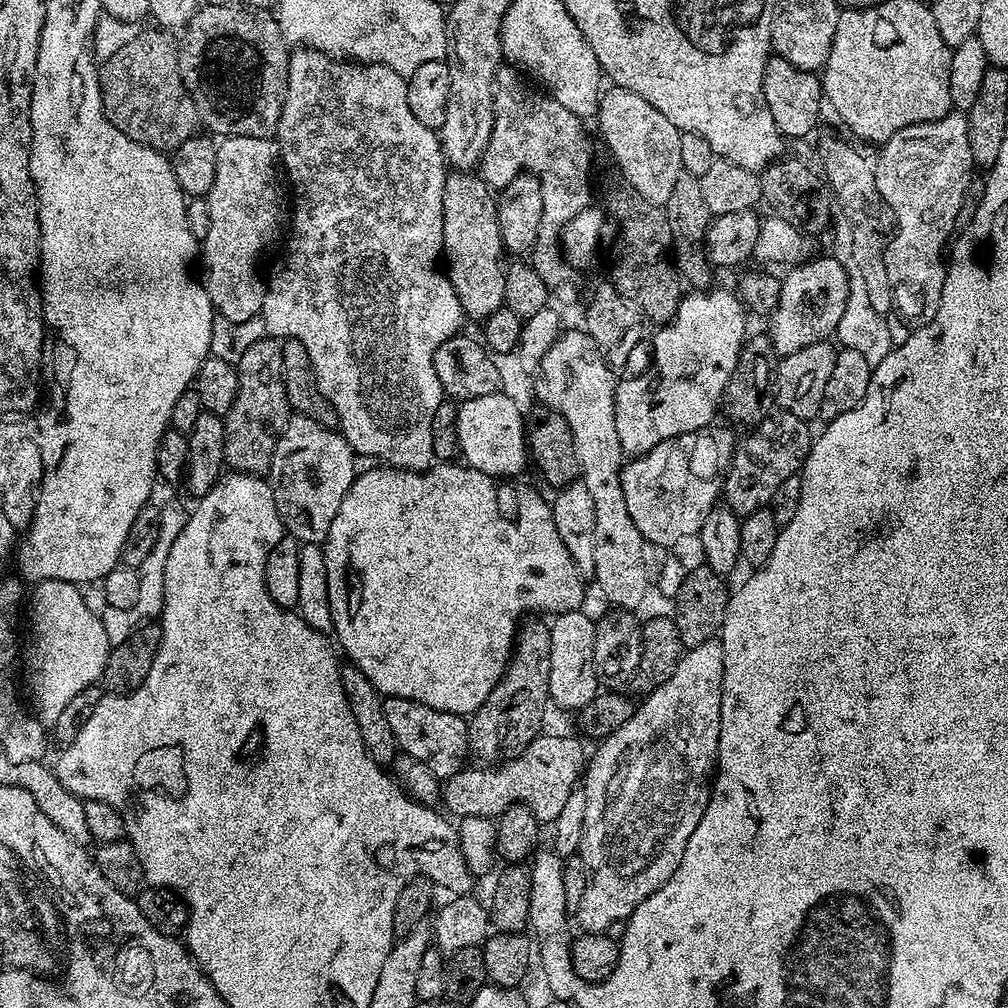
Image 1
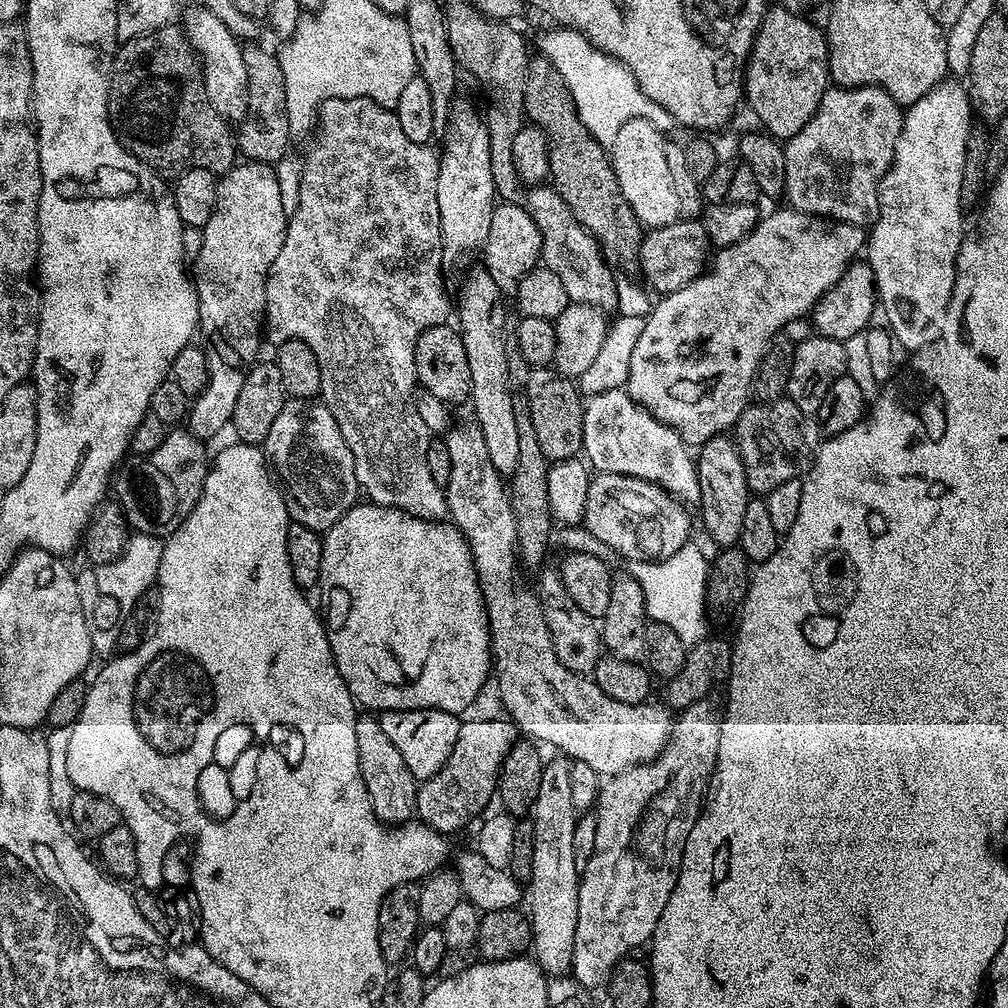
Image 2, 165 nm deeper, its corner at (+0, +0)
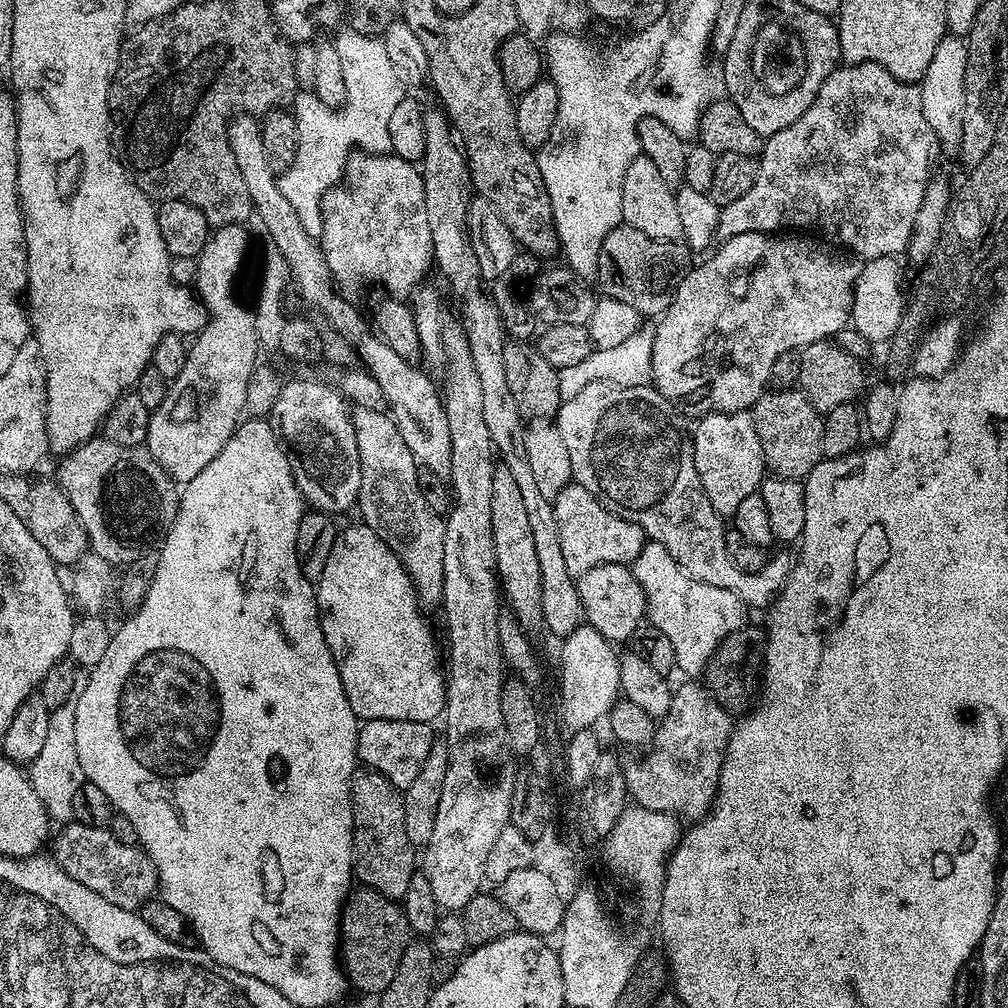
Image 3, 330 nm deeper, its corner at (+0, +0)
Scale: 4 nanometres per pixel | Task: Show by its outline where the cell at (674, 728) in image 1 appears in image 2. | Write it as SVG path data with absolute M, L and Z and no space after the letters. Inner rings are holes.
M711 699L698 700L689 708L683 709L675 717L672 726L672 737L668 740L666 747L660 751L649 764L639 764L628 768L622 774L605 779L600 789L600 796L596 799L594 815L596 817L596 833L594 834L594 854L586 862L586 866L579 873L580 889L578 890L578 922L574 933L573 958L570 971L571 978L577 980L584 988L603 989L607 985L611 974L620 960L629 954L635 953L635 948L640 948L649 943L658 926L658 918L662 918L662 910L666 910L666 902L670 902L670 894L678 882L678 874L682 866L682 854L686 850L686 838L690 838L690 830L694 830L694 822L700 816L700 809L704 807L706 793L712 778L712 771L716 769L718 758L718 738L720 737L720 721L722 719L718 708L712 705Z

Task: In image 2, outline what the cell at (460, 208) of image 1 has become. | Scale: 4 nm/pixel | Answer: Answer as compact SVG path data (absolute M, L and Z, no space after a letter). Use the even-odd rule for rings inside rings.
M478 266L464 280L460 288L460 305L455 305L454 312L460 315L458 331L461 336L462 346L465 347L466 362L470 368L470 407L471 415L476 425L482 430L482 442L486 442L486 454L490 454L490 462L494 464L494 470L501 477L511 477L514 466L518 464L518 425L514 419L514 398L512 397L512 379L510 378L510 366L508 354L510 351L510 336L504 333L504 327L508 324L508 316L504 313L504 300L500 297L501 285L496 284L494 278L484 266Z

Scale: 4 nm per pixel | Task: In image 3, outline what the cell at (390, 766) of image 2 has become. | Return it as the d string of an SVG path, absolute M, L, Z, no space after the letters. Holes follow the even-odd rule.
M360 770L352 777L352 806L355 879L399 901L410 890L410 878L418 875L418 848L406 836L404 793L381 772Z

